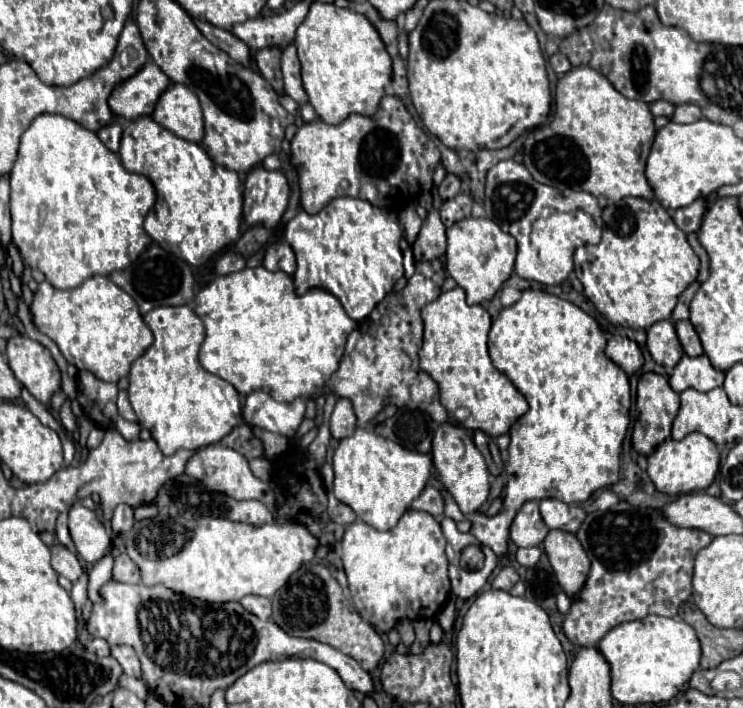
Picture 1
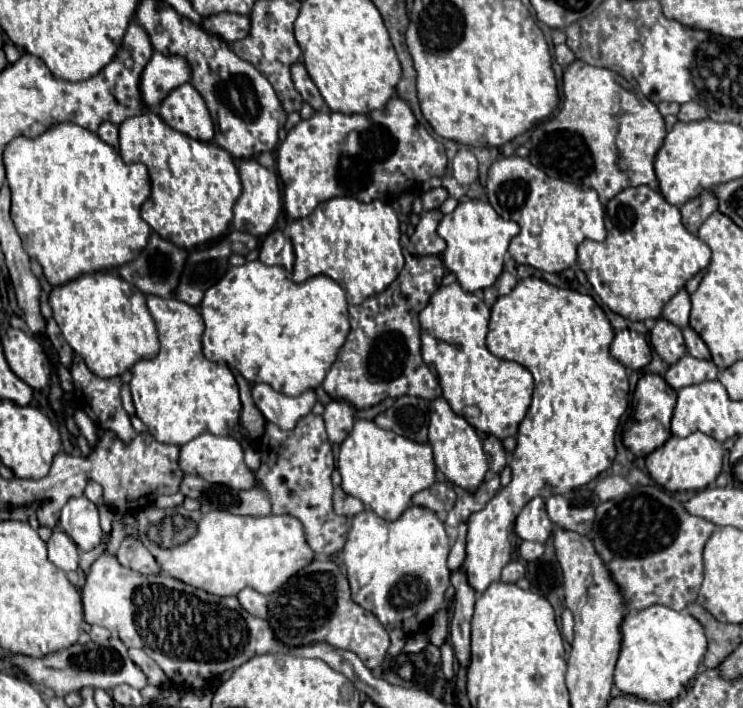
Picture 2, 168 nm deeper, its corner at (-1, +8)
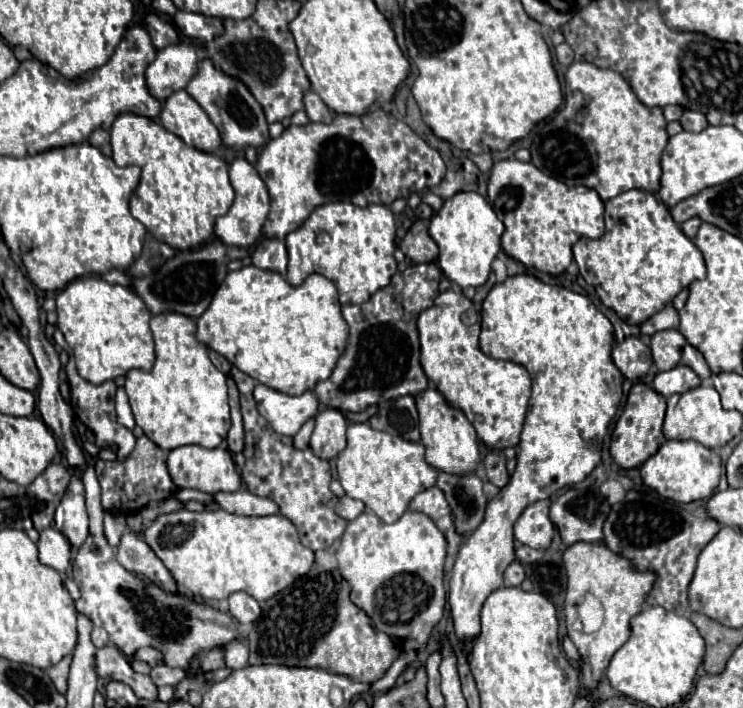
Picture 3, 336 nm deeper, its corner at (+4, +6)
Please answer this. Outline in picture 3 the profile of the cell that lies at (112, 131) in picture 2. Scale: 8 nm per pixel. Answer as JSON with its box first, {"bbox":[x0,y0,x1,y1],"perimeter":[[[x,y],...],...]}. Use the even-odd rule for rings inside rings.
{"bbox":[90,130,112,156],"perimeter":[[[94,130],[90,136],[90,144],[96,146],[104,156],[112,156],[112,148],[110,148],[110,134],[106,130]]]}

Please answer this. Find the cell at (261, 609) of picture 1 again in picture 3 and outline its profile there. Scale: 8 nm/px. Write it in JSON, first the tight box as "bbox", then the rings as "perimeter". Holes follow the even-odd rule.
{"bbox":[228,592,260,624],"perimeter":[[[234,592],[234,594],[230,594],[228,604],[230,604],[230,616],[234,620],[238,620],[240,624],[254,622],[258,618],[258,614],[260,614],[258,602],[252,596],[248,596],[246,592]]]}

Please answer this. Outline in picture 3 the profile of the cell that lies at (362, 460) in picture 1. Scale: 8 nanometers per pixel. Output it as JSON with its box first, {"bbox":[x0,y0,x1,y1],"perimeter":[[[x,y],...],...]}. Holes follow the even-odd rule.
{"bbox":[338,424,438,522],"perimeter":[[[370,424],[348,426],[348,446],[338,456],[338,478],[350,498],[362,500],[366,510],[380,516],[384,522],[396,522],[406,510],[410,500],[434,486],[438,470],[426,464],[422,442],[408,442],[404,438],[378,432]]]}

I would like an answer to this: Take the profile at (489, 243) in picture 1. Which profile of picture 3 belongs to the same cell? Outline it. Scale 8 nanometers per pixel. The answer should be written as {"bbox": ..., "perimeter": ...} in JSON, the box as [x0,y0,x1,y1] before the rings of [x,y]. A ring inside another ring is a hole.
{"bbox":[428,192,502,288],"perimeter":[[[456,192],[452,198],[444,200],[444,206],[432,216],[428,234],[438,244],[438,266],[452,282],[460,288],[482,286],[488,280],[490,264],[500,250],[502,222],[492,210],[492,206],[478,192]]]}

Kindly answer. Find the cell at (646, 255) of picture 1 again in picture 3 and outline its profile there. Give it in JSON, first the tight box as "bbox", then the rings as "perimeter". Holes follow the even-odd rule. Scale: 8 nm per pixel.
{"bbox":[574,190,706,326],"perimeter":[[[628,190],[626,194],[618,194],[616,198],[610,198],[610,200],[606,202],[606,232],[604,232],[604,236],[600,236],[600,238],[596,238],[596,240],[580,238],[580,240],[574,244],[574,260],[578,262],[580,274],[584,276],[584,280],[596,288],[596,294],[600,296],[602,304],[608,306],[608,308],[612,308],[626,324],[636,324],[636,326],[642,324],[642,322],[646,322],[646,320],[648,320],[650,316],[654,316],[656,312],[660,312],[666,304],[670,304],[670,302],[674,300],[674,296],[676,296],[682,288],[688,288],[694,280],[702,280],[702,278],[706,276],[706,266],[704,266],[702,252],[694,246],[694,242],[692,242],[688,236],[684,236],[684,232],[682,232],[682,230],[678,228],[678,224],[672,220],[668,208],[666,208],[660,200],[656,200],[654,194],[644,192],[644,190]]]}

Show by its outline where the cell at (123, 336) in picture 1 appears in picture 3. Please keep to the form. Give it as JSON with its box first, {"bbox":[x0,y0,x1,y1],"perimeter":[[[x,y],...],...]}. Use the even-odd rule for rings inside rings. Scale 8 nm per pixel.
{"bbox":[56,276,154,384],"perimeter":[[[86,276],[70,282],[58,294],[56,306],[58,328],[74,350],[78,374],[90,384],[114,380],[132,368],[150,370],[154,366],[154,340],[148,326],[152,314],[132,290]]]}

